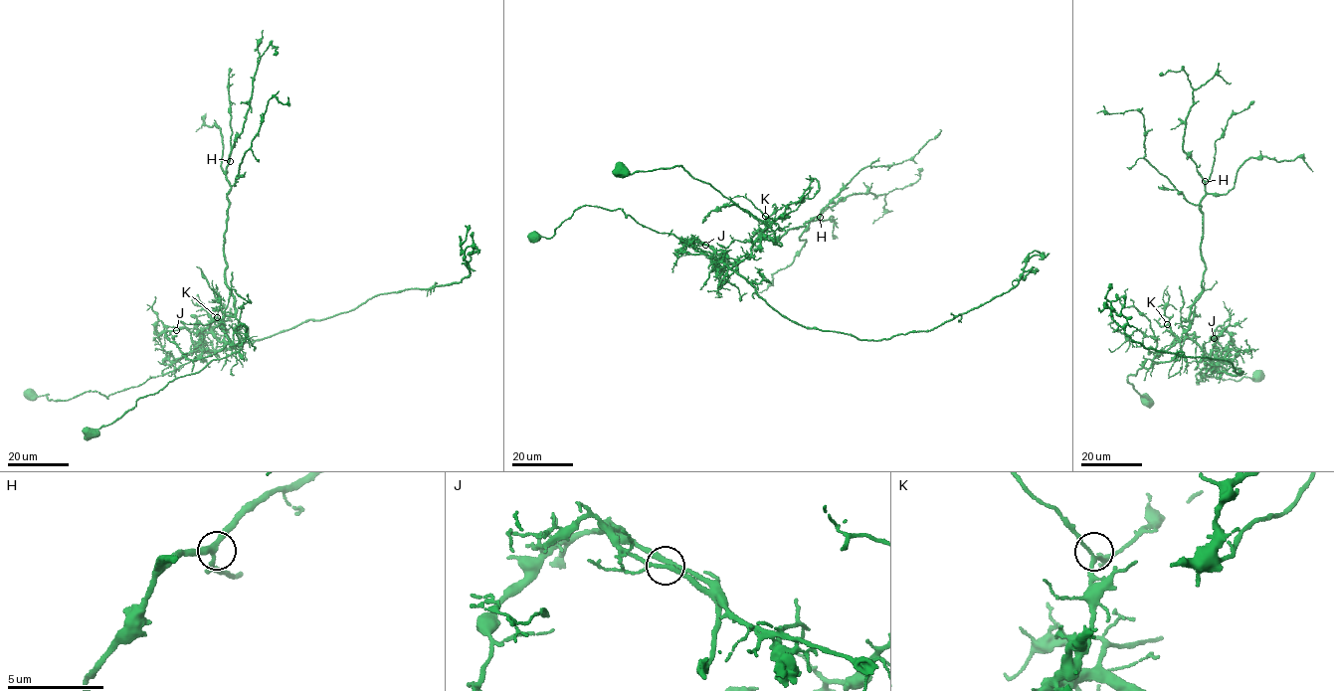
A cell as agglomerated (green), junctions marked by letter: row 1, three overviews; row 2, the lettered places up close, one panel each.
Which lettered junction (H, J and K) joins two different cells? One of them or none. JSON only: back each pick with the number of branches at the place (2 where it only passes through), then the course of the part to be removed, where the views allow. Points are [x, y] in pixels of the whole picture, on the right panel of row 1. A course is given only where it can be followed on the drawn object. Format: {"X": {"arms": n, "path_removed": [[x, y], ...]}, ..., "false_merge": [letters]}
{"J": {"arms": 3, "path_removed": [[1214, 338], [1222, 352], [1211, 368], [1240, 375], [1227, 361], [1137, 343], [1111, 316], [1105, 297], [1111, 283]]}, "false_merge": ["J"]}

